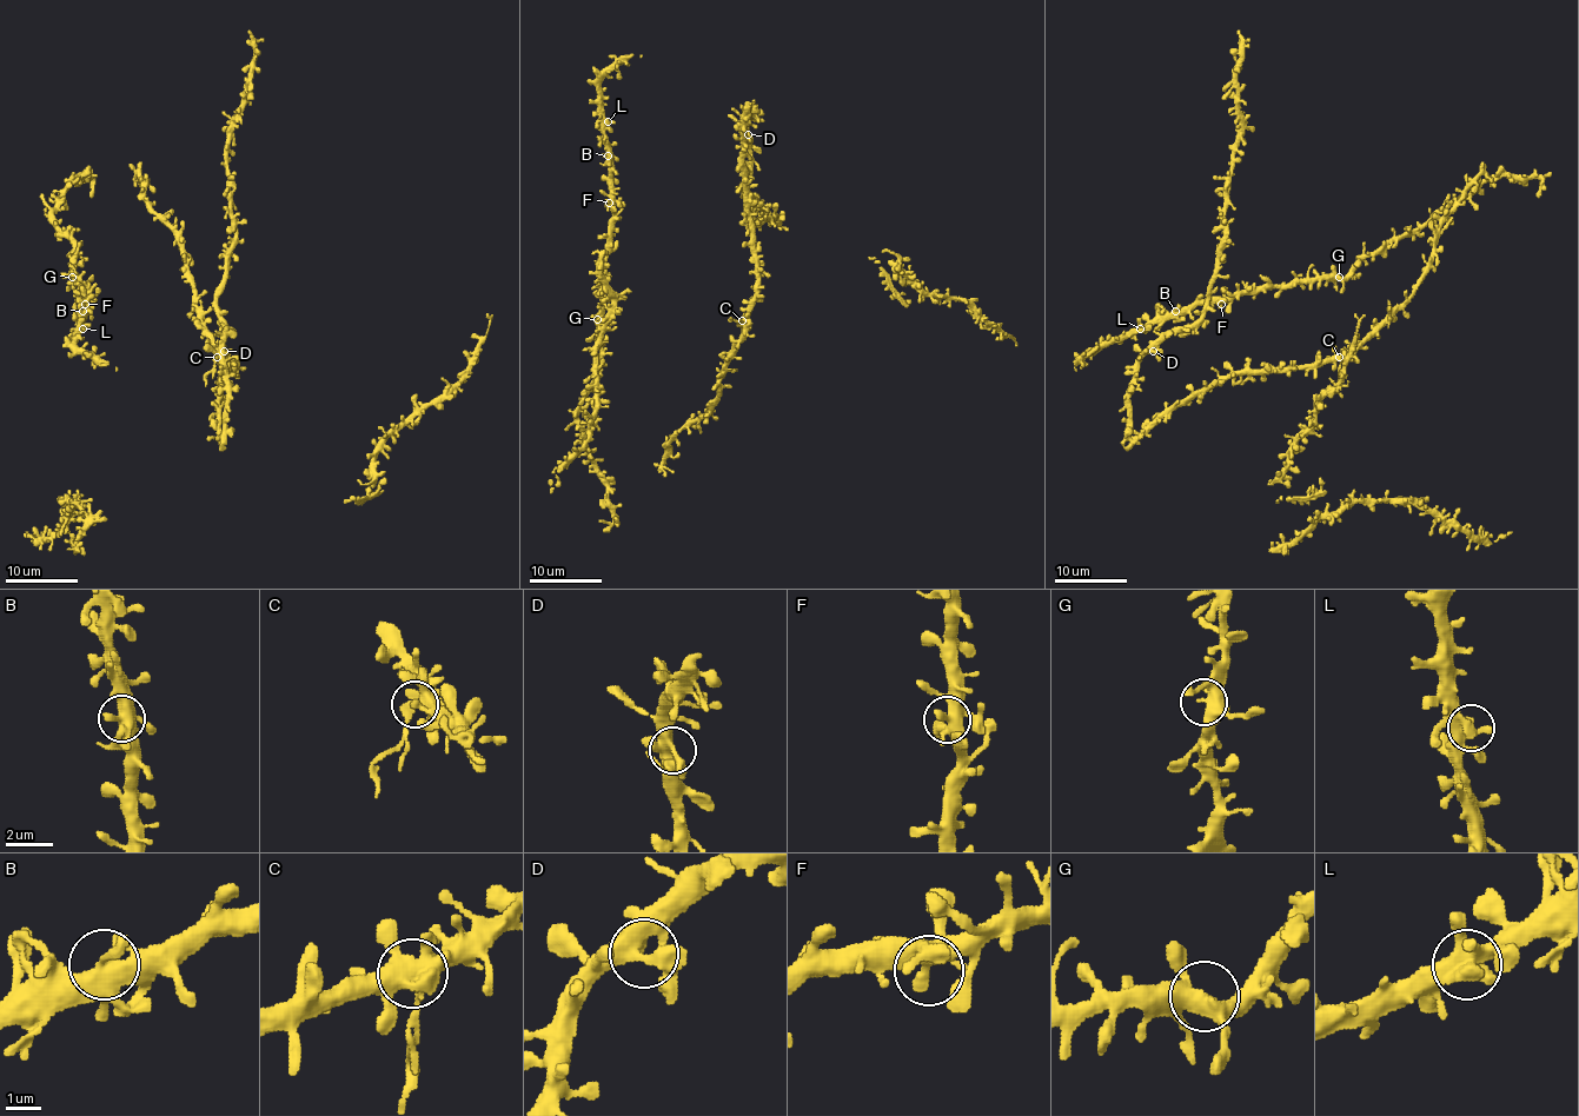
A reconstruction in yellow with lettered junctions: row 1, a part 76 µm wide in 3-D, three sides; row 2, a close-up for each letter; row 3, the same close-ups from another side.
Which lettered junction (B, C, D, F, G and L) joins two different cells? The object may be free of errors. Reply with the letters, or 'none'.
C

